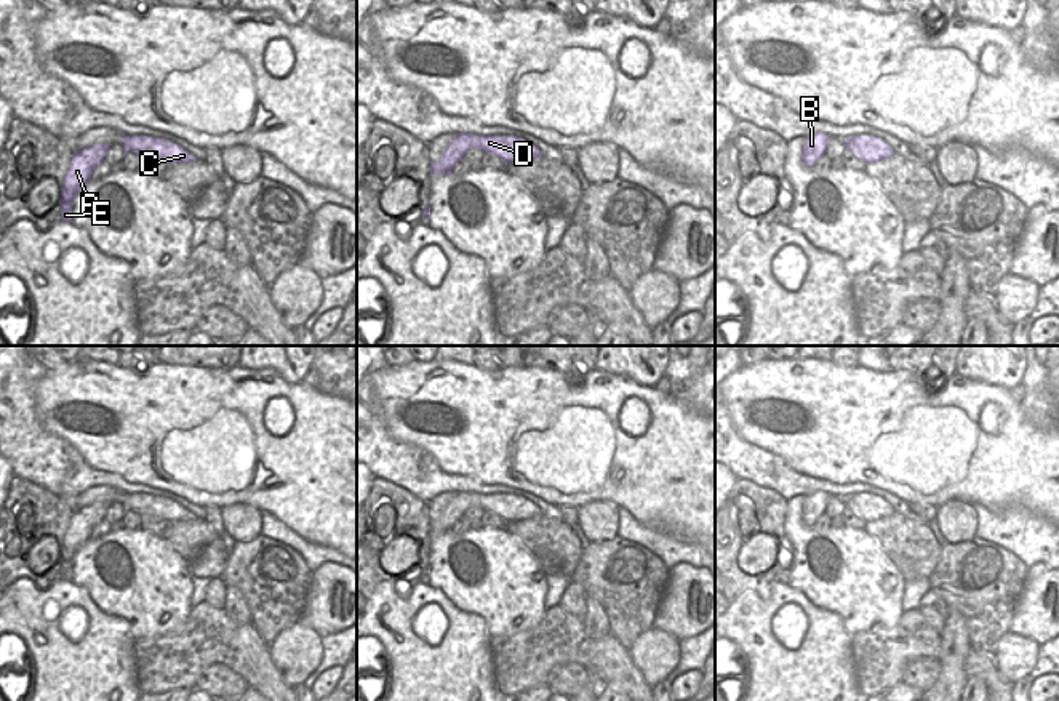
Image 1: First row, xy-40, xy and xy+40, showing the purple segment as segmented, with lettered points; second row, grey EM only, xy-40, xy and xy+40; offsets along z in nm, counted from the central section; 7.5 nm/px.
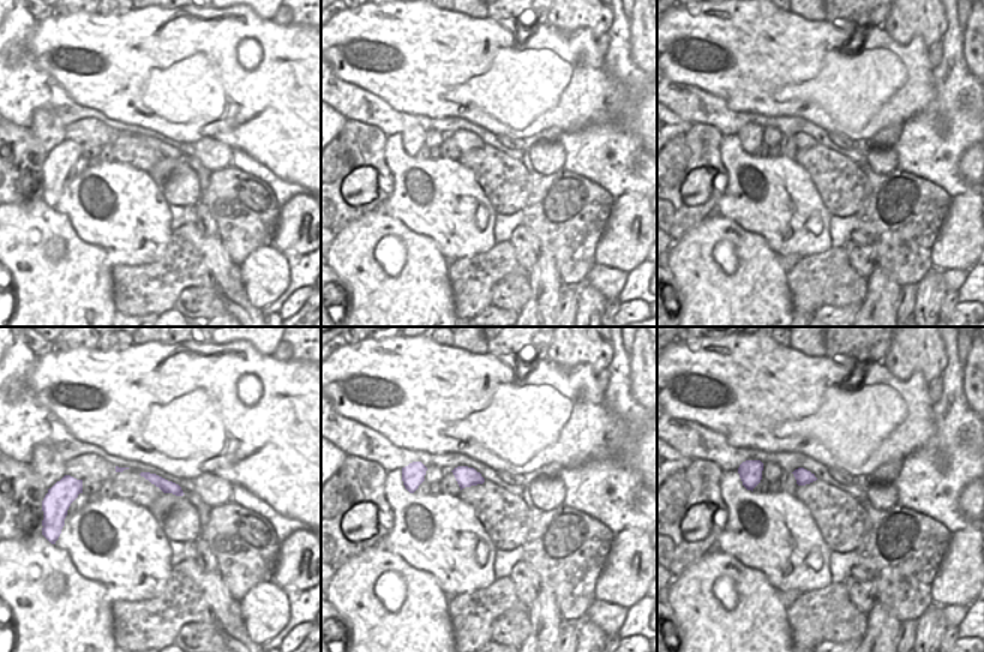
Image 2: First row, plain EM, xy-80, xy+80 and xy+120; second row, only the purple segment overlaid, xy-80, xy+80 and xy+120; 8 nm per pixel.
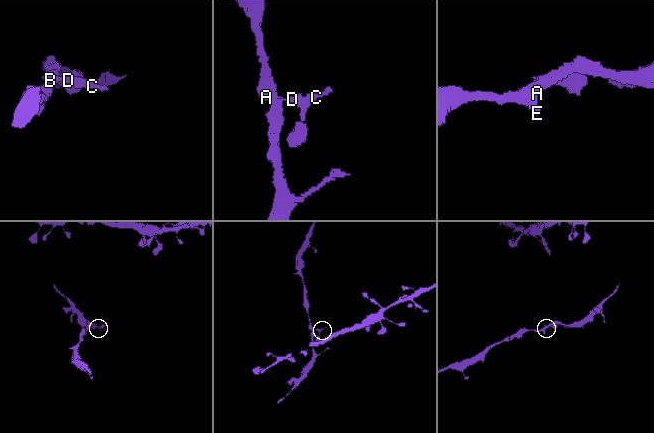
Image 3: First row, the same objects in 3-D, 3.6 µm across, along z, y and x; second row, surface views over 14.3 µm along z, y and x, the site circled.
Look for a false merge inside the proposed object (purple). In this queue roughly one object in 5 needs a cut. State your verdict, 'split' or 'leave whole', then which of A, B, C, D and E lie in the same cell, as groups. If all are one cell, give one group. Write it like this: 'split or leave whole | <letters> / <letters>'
leave whole | A B C D E

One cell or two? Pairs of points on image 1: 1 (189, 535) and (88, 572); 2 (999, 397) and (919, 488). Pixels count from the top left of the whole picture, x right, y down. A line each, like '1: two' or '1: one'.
1: two
2: one

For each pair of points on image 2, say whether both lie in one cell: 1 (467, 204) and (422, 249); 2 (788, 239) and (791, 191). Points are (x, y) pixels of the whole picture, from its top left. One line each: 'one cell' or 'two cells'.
1: two cells
2: one cell

